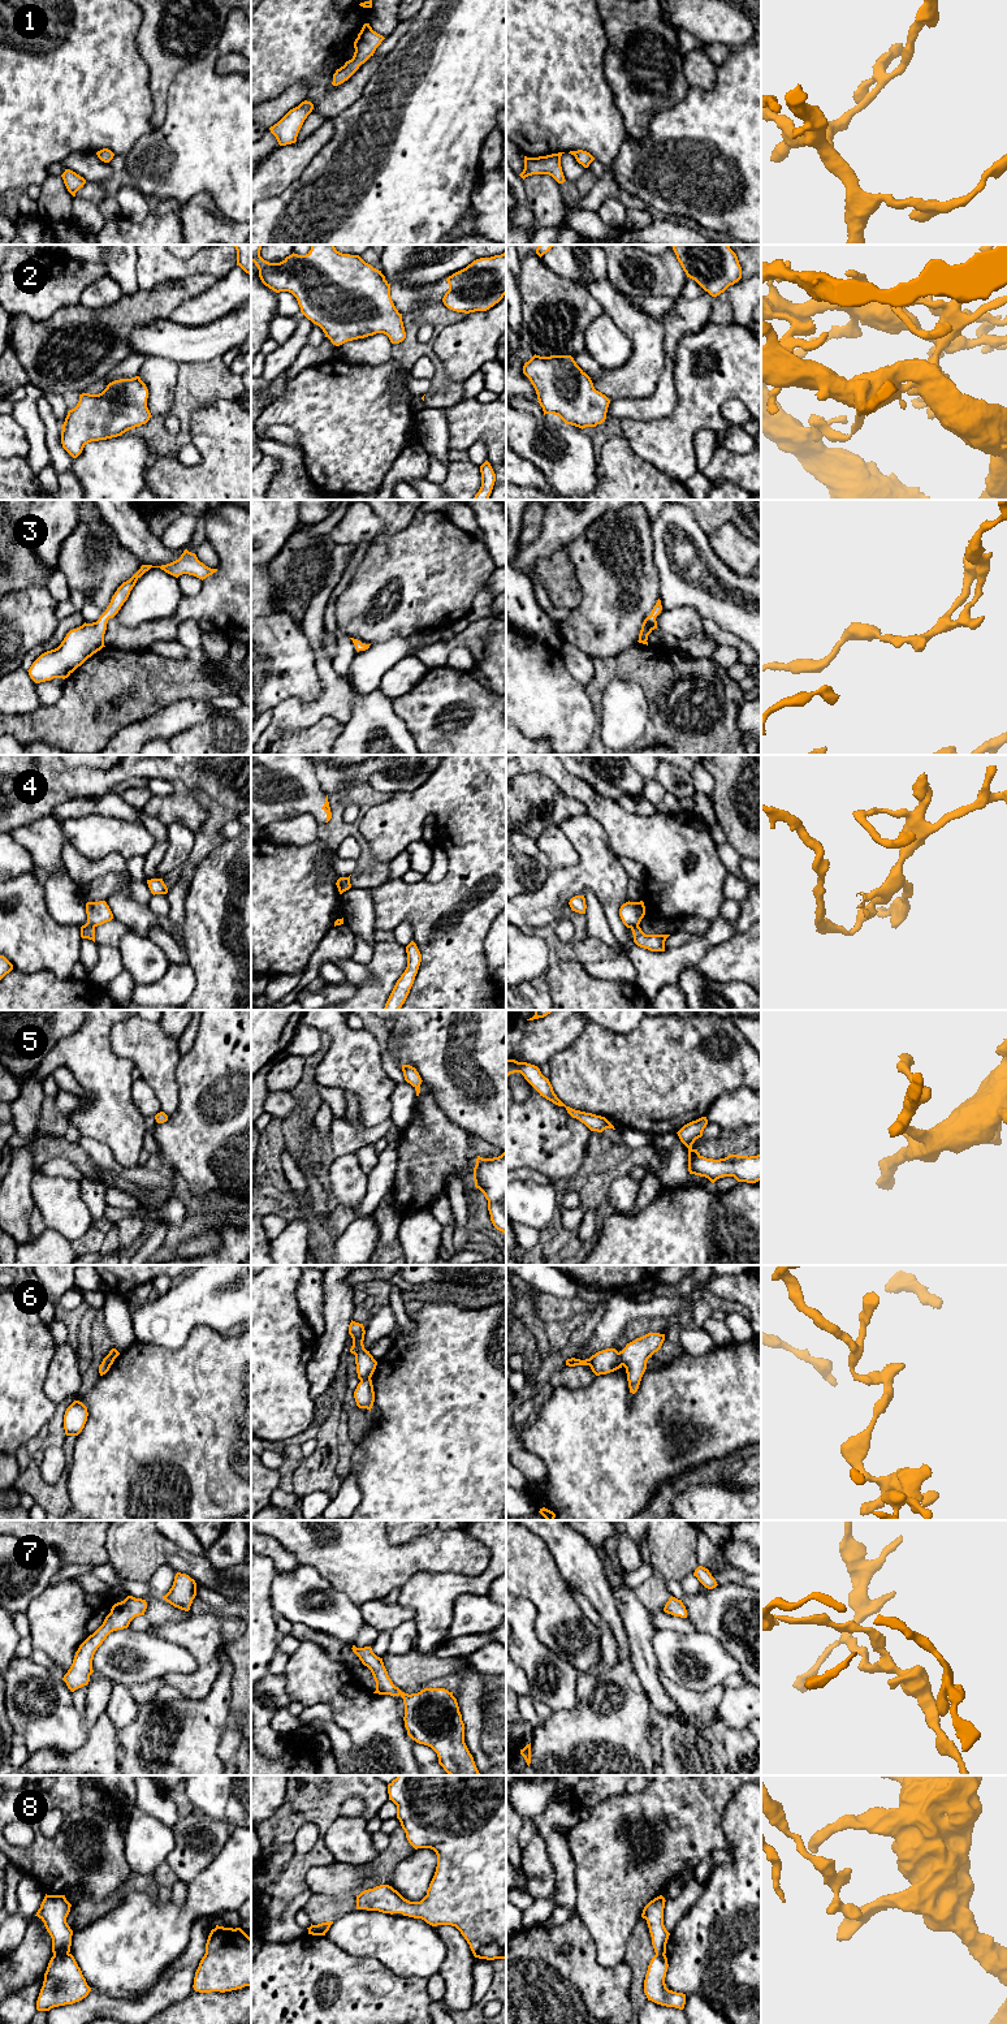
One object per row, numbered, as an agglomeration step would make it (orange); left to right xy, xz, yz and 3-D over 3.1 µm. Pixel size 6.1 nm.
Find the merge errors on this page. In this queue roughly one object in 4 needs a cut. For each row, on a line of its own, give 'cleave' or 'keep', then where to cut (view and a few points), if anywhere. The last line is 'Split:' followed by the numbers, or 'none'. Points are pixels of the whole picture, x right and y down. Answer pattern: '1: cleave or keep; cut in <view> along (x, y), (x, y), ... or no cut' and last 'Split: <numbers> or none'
1: keep; no cut
2: keep; no cut
3: keep; no cut
4: cleave; cut in xy along (87, 922), (94, 927)
5: keep; no cut
6: cleave; cut in yz along (618, 1353), (623, 1364)
7: keep; no cut
8: cleave; cut in xy along (68, 1953), (53, 1955)
Split: 4, 6, 8

